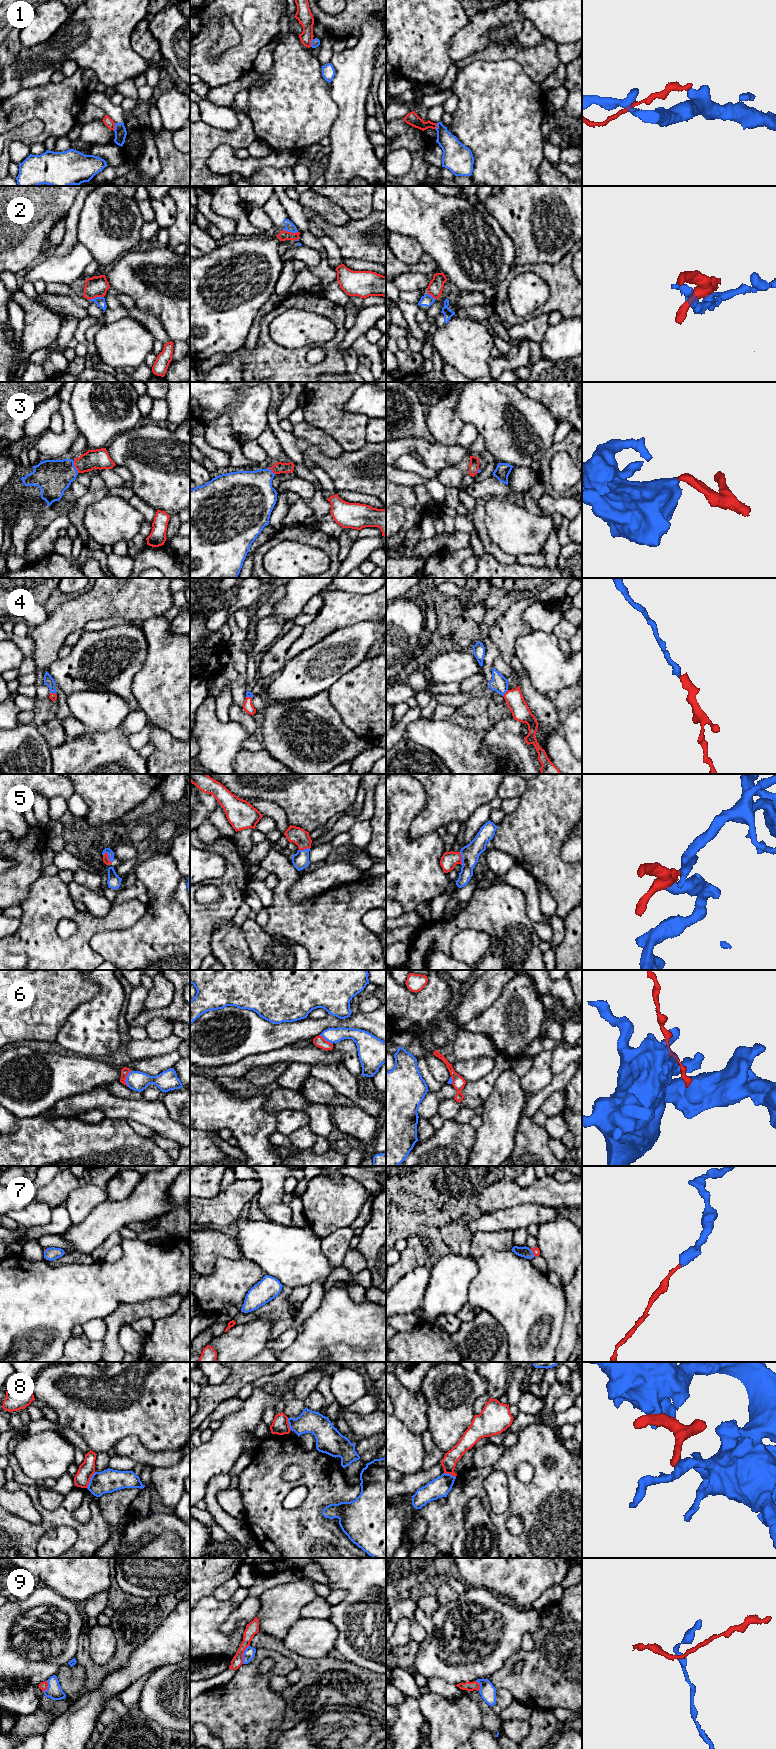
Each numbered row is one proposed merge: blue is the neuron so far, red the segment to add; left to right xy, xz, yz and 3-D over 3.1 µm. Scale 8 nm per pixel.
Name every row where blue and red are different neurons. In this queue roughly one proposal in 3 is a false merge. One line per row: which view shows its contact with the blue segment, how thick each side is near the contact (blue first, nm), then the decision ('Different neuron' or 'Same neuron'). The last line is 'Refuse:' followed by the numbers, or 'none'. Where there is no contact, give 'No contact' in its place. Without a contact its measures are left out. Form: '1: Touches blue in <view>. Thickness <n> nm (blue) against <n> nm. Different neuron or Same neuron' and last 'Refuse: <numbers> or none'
1: Touches blue in xy. Thickness 100 nm (blue) against 70 nm. Different neuron
2: Touches blue in xy. Thickness 80 nm (blue) against 160 nm. Different neuron
3: Touches blue in xy. Thickness 280 nm (blue) against 160 nm. Same neuron
4: Touches blue in yz. Thickness 140 nm (blue) against 150 nm. Same neuron
5: Touches blue in xy. Thickness 50 nm (blue) against 50 nm. Same neuron
6: Touches blue in xy. Thickness 160 nm (blue) against 60 nm. Different neuron
7: Touches blue in yz. Thickness 90 nm (blue) against 60 nm. Same neuron
8: Touches blue in xy. Thickness 190 nm (blue) against 120 nm. Different neuron
9: Touches blue in xz. Thickness 90 nm (blue) against 100 nm. Different neuron
Refuse: 1, 2, 6, 8, 9

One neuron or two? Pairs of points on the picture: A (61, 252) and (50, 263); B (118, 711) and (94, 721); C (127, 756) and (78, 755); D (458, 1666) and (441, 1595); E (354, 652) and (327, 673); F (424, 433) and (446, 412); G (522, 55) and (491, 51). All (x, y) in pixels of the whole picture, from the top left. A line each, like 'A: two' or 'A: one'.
A: two
B: one
C: one
D: two
E: one
F: two
G: one

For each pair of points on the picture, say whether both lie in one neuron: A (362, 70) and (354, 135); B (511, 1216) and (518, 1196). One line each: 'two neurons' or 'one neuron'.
A: one neuron
B: two neurons

